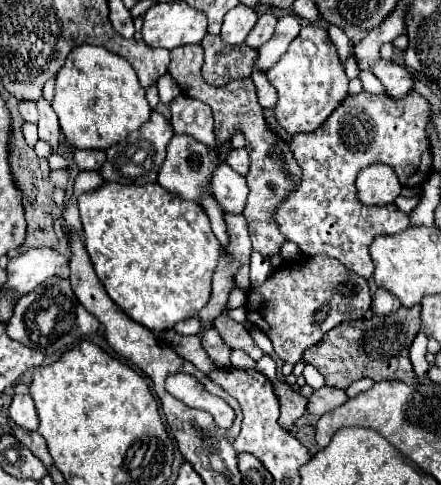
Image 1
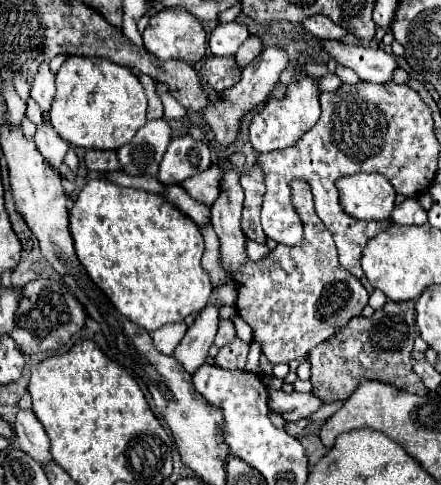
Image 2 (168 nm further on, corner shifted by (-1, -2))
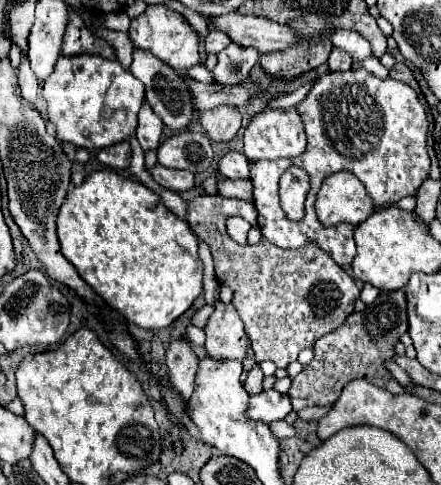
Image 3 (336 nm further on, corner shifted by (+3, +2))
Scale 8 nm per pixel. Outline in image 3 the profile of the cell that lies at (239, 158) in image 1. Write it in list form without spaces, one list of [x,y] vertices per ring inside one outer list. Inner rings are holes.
[[[229,151],[219,161],[219,173],[227,179],[249,179],[249,159],[239,151]]]

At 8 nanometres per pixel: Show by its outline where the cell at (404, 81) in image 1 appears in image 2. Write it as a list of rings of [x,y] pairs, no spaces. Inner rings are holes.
[[[323,41],[323,45],[331,57],[337,59],[337,63],[353,69],[363,81],[379,85],[393,81],[397,61],[391,53],[373,47],[345,45],[341,41]]]

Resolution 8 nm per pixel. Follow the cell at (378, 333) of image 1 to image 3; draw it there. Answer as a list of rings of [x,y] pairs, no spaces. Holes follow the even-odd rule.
[[[381,291],[379,297],[369,303],[363,311],[351,313],[345,323],[315,343],[315,357],[303,371],[293,377],[291,395],[293,411],[305,407],[323,407],[333,405],[341,393],[341,389],[353,379],[367,379],[377,387],[383,387],[395,395],[405,393],[405,389],[397,383],[397,379],[383,367],[385,359],[393,357],[393,347],[399,337],[407,331],[407,311],[405,311],[405,293],[403,291]]]

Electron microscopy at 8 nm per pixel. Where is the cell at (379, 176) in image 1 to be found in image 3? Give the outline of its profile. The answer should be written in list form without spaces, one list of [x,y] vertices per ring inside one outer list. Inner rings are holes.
[[[339,171],[323,183],[317,203],[315,203],[317,219],[325,227],[333,227],[339,223],[357,225],[365,221],[373,213],[373,199],[367,195],[363,183],[349,175],[347,171]]]

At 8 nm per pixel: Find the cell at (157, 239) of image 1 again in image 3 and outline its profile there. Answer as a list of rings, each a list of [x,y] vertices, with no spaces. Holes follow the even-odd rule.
[[[113,169],[93,171],[79,187],[73,187],[57,215],[61,253],[77,269],[81,279],[129,323],[157,331],[181,317],[203,291],[203,265],[197,255],[197,237],[191,227],[175,217],[155,191],[125,179]]]

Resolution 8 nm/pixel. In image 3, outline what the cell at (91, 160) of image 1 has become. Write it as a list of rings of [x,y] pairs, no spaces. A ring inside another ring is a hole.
[[[123,141],[113,147],[101,149],[97,159],[111,169],[127,169],[131,163],[131,145],[129,145],[129,141]]]

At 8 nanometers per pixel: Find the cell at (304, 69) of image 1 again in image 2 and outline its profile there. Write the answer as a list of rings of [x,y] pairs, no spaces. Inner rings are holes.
[[[301,53],[295,59],[295,63],[293,63],[297,77],[287,85],[285,97],[281,101],[265,103],[263,109],[255,113],[255,117],[251,121],[251,127],[249,127],[249,139],[251,139],[251,143],[253,143],[253,147],[257,151],[267,153],[267,151],[289,147],[291,143],[295,143],[303,133],[307,133],[319,121],[319,115],[321,115],[321,107],[319,107],[319,97],[321,97],[319,79],[317,77],[309,77],[309,75],[305,75],[301,71],[303,67],[313,65],[313,63],[317,63],[313,57]]]

